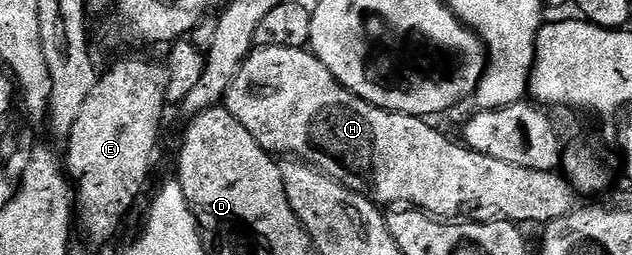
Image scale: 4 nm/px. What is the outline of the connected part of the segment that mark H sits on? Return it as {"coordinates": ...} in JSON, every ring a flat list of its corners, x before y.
{"coordinates":[[263,46,251,50,250,54,244,60,240,72,232,80,224,99,225,109,230,111,248,132,267,152,275,156,289,156,291,159,304,162,308,166,313,166,321,174,327,174,332,180,336,180,344,188,348,188,357,194,363,194,372,202,377,202,379,207,394,208,399,204,409,204,413,209,420,210,424,214,429,214,435,220,441,220,443,223,452,222,513,222,523,224,522,222,555,222,564,216,573,214,579,205,580,195,569,181,566,182,561,178,561,173,552,170,533,170,532,168,520,168,520,164,507,164,504,160,496,160,496,156,484,156,475,150,469,150,461,141,453,142,450,138,445,138,440,131,434,126,429,126,425,117,416,114,396,114,392,110,381,110,378,106,368,104,362,98,357,98,350,90,346,90,328,68,309,49,301,50,300,48,268,48]]}

